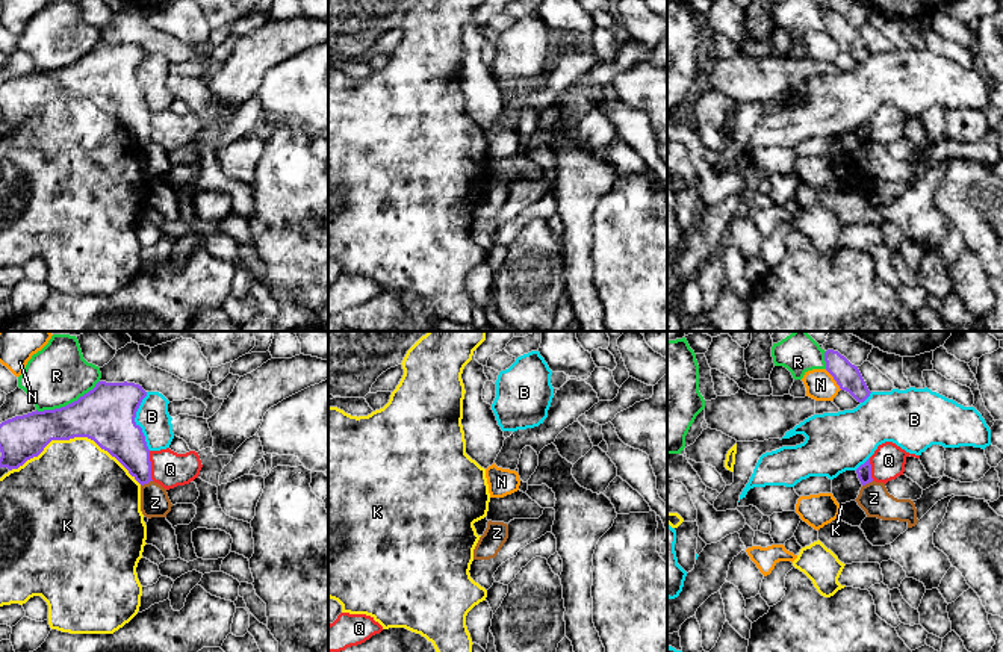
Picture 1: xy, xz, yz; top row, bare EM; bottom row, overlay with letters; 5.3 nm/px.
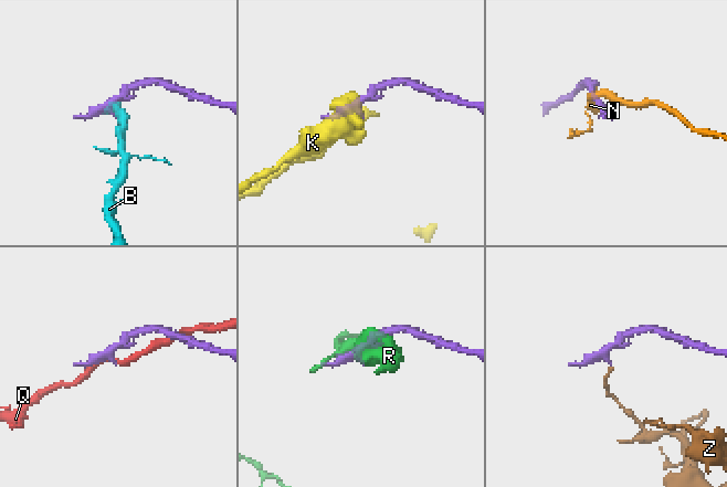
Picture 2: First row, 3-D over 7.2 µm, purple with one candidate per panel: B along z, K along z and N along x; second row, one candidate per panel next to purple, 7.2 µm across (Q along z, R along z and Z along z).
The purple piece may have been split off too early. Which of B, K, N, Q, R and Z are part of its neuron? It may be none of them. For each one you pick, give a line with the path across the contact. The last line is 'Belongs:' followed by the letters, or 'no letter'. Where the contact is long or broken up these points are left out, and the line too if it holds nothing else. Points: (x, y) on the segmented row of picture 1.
Belongs: no letter

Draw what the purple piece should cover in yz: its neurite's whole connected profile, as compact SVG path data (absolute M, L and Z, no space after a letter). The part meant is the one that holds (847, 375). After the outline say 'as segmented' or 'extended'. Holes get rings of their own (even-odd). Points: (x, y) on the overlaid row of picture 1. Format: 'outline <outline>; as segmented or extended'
outline M838 351L824 352L826 371L834 377L841 390L849 392L858 402L870 396L870 390L858 369Z; as segmented

